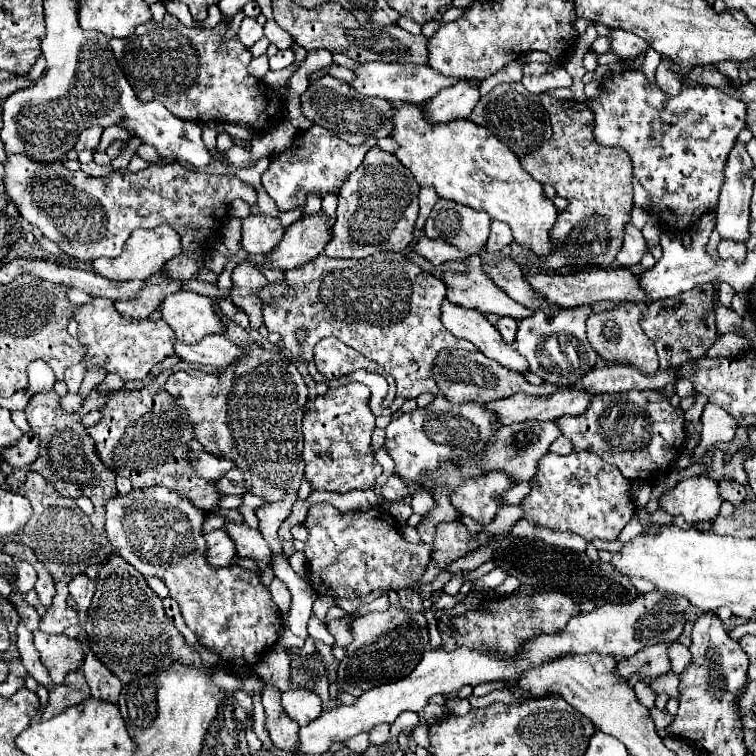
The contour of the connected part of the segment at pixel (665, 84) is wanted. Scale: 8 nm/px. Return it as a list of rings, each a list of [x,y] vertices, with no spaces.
[[[663,58],[661,64],[657,66],[657,84],[669,94],[675,96],[681,90],[681,74],[673,70],[675,62],[671,58]]]

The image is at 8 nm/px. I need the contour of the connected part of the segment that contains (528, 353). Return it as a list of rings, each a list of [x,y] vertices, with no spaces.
[[[599,302],[583,308],[563,308],[553,318],[547,318],[543,312],[535,312],[527,320],[519,322],[515,348],[519,354],[523,354],[529,362],[529,372],[535,372],[543,378],[543,382],[549,382],[553,386],[569,386],[577,384],[583,374],[589,374],[595,368],[597,352],[591,348],[587,336],[585,336],[585,320],[595,310],[607,310],[613,308],[619,302]]]

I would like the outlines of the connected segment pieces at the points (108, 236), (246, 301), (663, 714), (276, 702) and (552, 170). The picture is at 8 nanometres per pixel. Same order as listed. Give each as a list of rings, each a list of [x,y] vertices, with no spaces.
[[[9,154],[5,160],[5,190],[11,196],[11,200],[17,204],[21,216],[37,226],[43,236],[47,236],[51,242],[55,242],[67,256],[73,256],[83,262],[93,262],[95,258],[109,256],[115,258],[123,252],[125,240],[131,236],[137,228],[155,228],[159,224],[171,224],[181,234],[183,252],[193,250],[197,246],[207,248],[217,232],[225,226],[227,206],[231,200],[241,198],[249,204],[257,202],[257,192],[253,186],[241,182],[237,176],[213,176],[199,170],[191,170],[181,166],[179,162],[171,164],[151,164],[145,170],[133,172],[133,174],[121,174],[121,172],[109,172],[103,178],[87,176],[85,172],[77,170],[75,174],[63,166],[63,162],[43,164],[33,162],[31,158],[23,154]]]
[[[243,262],[233,270],[233,288],[229,298],[237,308],[241,308],[249,316],[251,328],[259,328],[263,324],[263,300],[259,298],[259,292],[267,284],[267,278],[253,262]]]
[[[653,708],[653,710],[651,710],[651,716],[653,716],[653,720],[655,720],[657,730],[663,730],[663,728],[667,728],[667,726],[673,722],[673,718],[671,718],[671,714],[669,714],[667,710],[657,710],[657,708]]]
[[[265,682],[263,706],[267,716],[267,730],[275,748],[295,752],[295,736],[299,732],[299,724],[287,716],[287,712],[281,706],[281,692],[271,682]]]
[[[541,94],[541,102],[549,112],[553,136],[543,148],[535,150],[535,154],[519,154],[519,158],[523,168],[537,182],[551,182],[557,194],[569,200],[569,206],[559,214],[551,230],[551,254],[543,258],[529,258],[527,270],[559,270],[563,266],[575,266],[581,270],[605,268],[615,262],[615,254],[623,244],[623,228],[631,222],[631,160],[627,152],[623,152],[621,148],[605,148],[595,144],[591,132],[591,112],[583,102],[557,100],[549,94]]]

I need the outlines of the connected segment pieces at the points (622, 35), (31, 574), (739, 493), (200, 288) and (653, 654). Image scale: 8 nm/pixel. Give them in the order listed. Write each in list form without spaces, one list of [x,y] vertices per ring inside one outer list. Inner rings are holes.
[[[613,30],[609,34],[611,40],[611,48],[617,56],[621,56],[623,60],[633,60],[637,54],[643,54],[649,44],[645,40],[639,40],[639,36],[623,32],[623,30]]]
[[[15,560],[15,570],[17,570],[17,586],[19,588],[33,588],[35,580],[37,580],[37,572],[35,568],[27,562],[27,560]]]
[[[729,478],[719,480],[719,488],[721,488],[723,500],[729,500],[733,506],[741,504],[743,498],[745,498],[745,494],[747,494],[747,492],[745,492],[745,486],[741,486],[741,484],[737,484],[737,482],[729,480]]]
[[[185,280],[183,282],[183,288],[191,290],[191,292],[197,292],[197,294],[203,294],[203,296],[215,296],[215,298],[229,296],[229,292],[217,290],[215,284],[205,284],[205,282],[199,282],[199,280]]]
[[[659,642],[653,644],[649,648],[643,648],[641,652],[637,652],[631,658],[623,658],[619,660],[619,674],[625,678],[631,676],[647,676],[647,678],[657,678],[665,672],[669,672],[671,662],[669,662],[669,650],[671,642]]]

